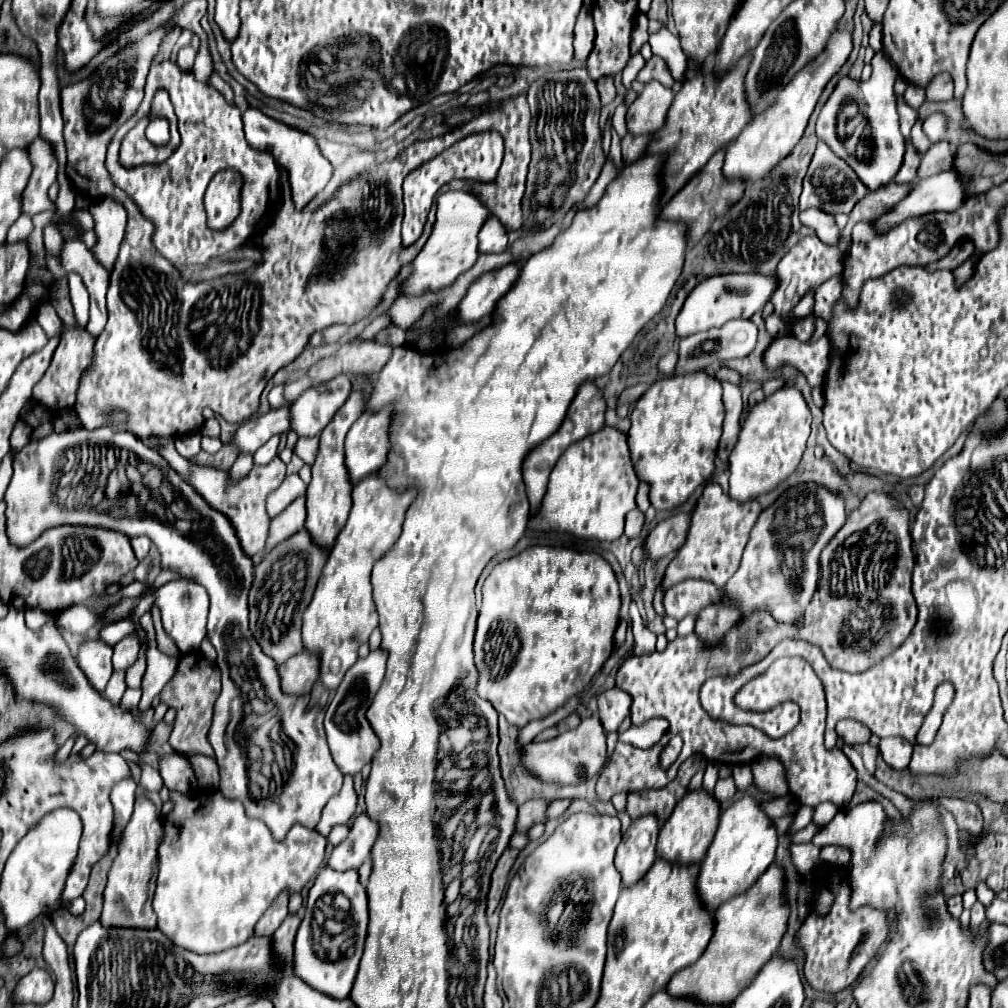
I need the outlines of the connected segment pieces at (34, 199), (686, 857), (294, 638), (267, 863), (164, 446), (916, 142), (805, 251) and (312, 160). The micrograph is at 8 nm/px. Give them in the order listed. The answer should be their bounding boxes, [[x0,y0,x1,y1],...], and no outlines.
[[23,138,57,216],[657,790,719,866],[249,530,327,664],[153,790,327,954],[161,440,285,556],[911,118,931,154],[771,234,843,318],[243,106,333,210]]

